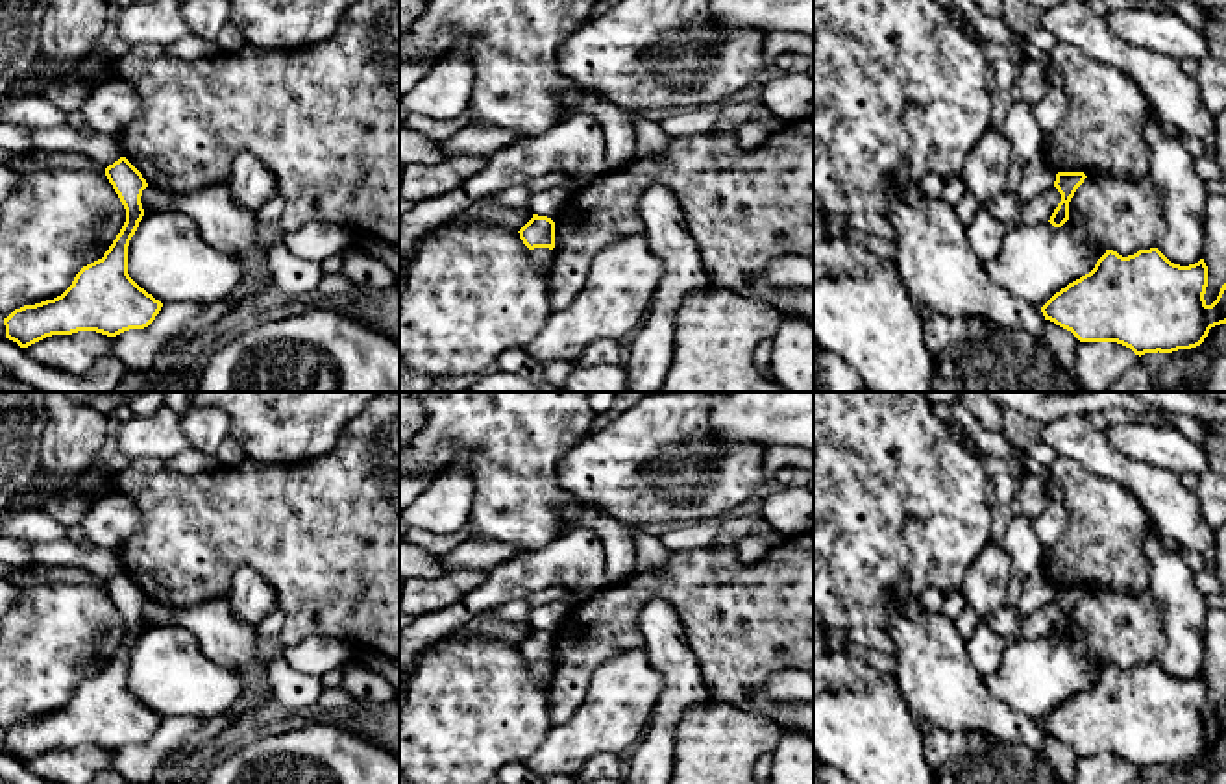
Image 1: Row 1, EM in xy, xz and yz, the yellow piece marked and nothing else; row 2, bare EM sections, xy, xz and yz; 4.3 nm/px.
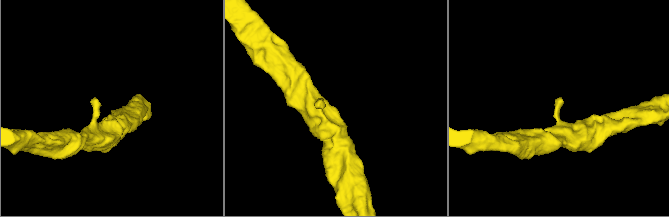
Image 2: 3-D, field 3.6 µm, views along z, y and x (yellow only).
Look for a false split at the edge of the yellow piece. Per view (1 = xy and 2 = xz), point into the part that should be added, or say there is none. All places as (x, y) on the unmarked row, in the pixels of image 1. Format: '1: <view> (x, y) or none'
1: none
2: none

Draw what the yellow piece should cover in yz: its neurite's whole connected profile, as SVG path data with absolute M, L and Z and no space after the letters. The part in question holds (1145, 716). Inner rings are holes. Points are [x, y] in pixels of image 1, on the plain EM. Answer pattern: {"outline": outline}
{"outline": "M1158 662L1139 664L1128 671L1106 664L1089 688L1056 706L1041 727L1045 734L1071 745L1080 756L1117 756L1139 771L1172 767L1200 760L1211 741L1226 738L1226 697L1211 719L1204 714L1206 701L1204 673L1180 680Z"}

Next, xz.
{"outline": "M533 629L533 632L518 647L529 664L555 662L555 636L547 631Z"}

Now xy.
{"outline": "M126 571L109 579L105 590L126 623L126 636L104 671L83 680L61 710L4 732L6 753L20 762L52 749L96 745L116 751L144 743L163 721L128 688L128 660L144 631L141 610L148 597Z"}

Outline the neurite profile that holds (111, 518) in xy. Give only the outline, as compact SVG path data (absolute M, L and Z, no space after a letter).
M118 490L91 501L81 521L81 531L94 547L118 549L142 525L142 512L137 503Z

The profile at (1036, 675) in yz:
M1069 634L1061 642L1054 642L1050 636L1036 640L1017 636L1008 638L997 671L984 677L984 684L995 699L1041 723L1056 706L1089 688L1104 668L1104 660Z

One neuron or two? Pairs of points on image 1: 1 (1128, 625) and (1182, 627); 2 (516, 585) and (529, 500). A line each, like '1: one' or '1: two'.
1: two
2: two

